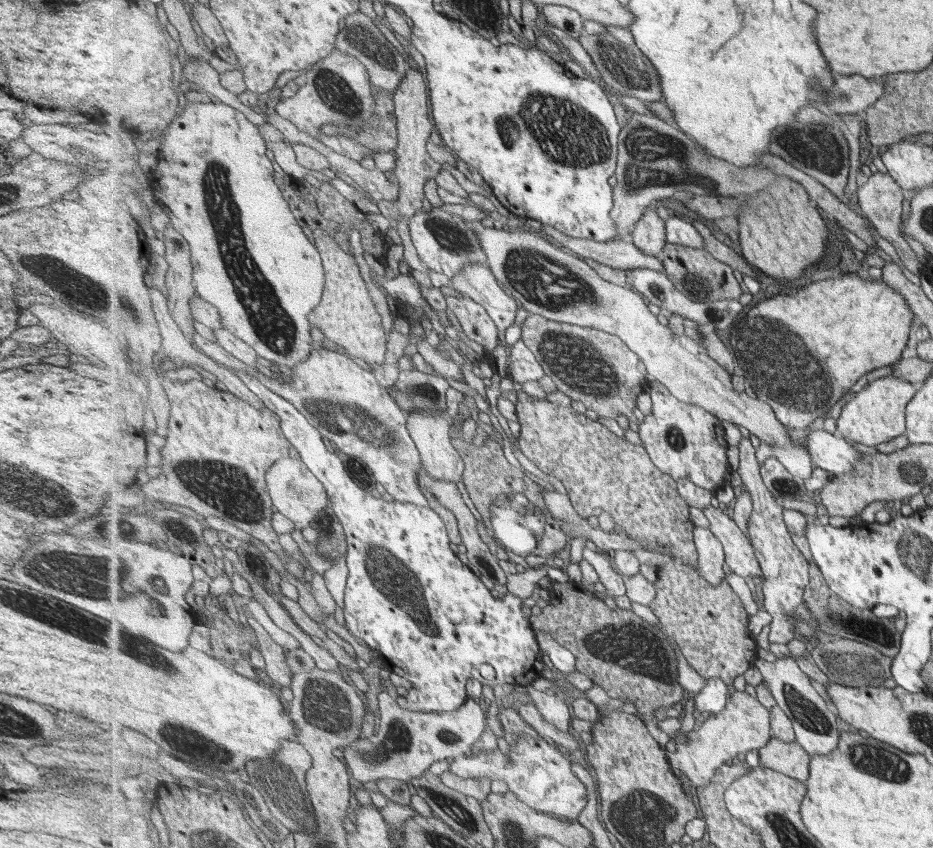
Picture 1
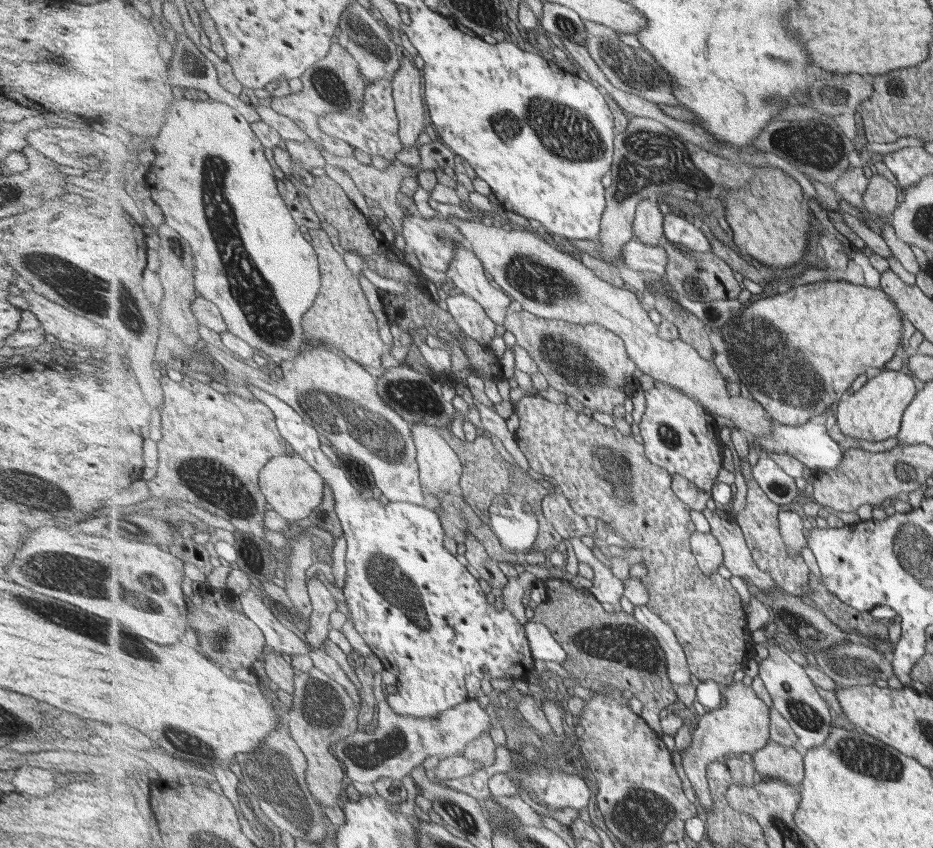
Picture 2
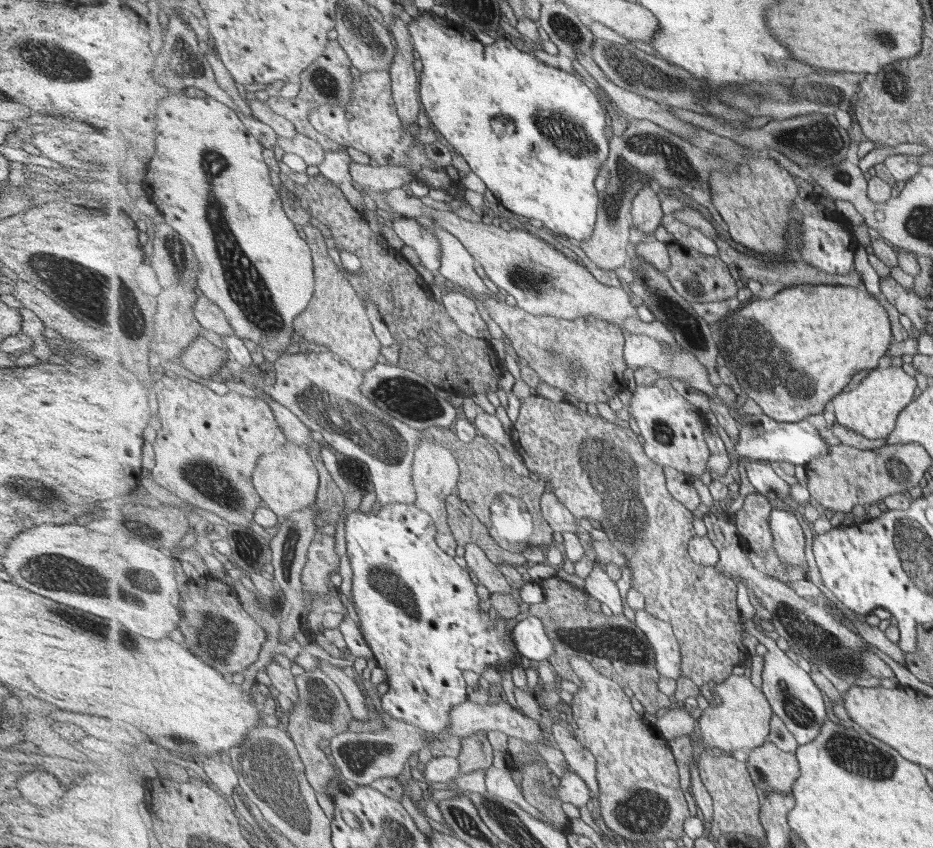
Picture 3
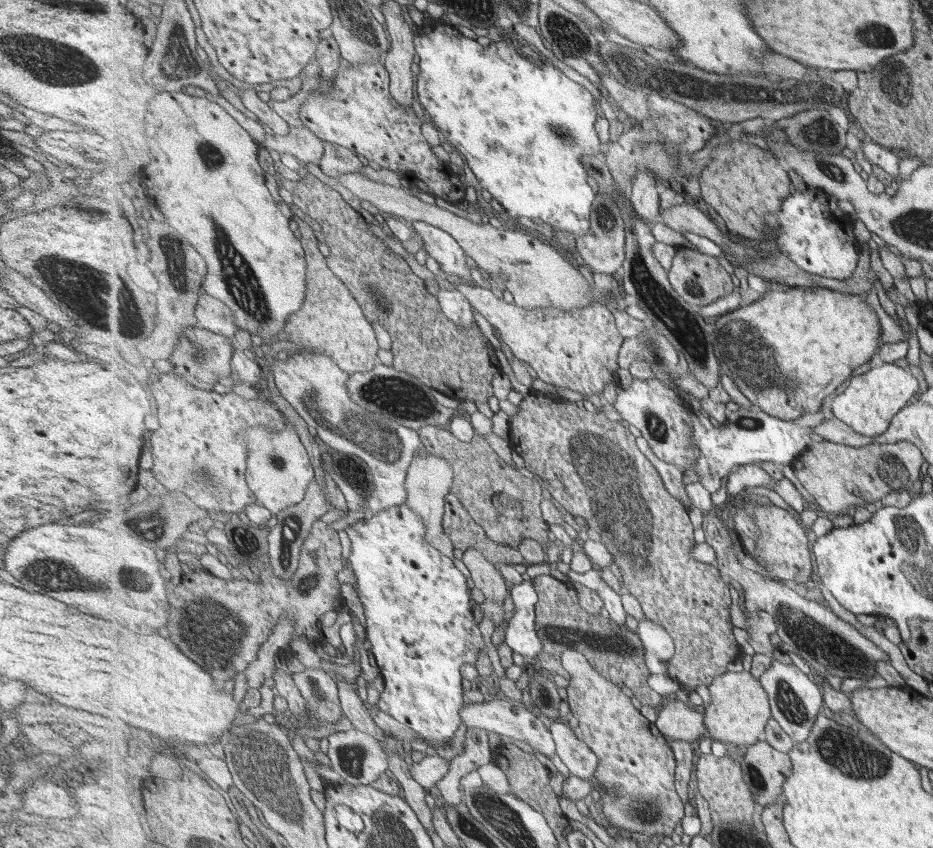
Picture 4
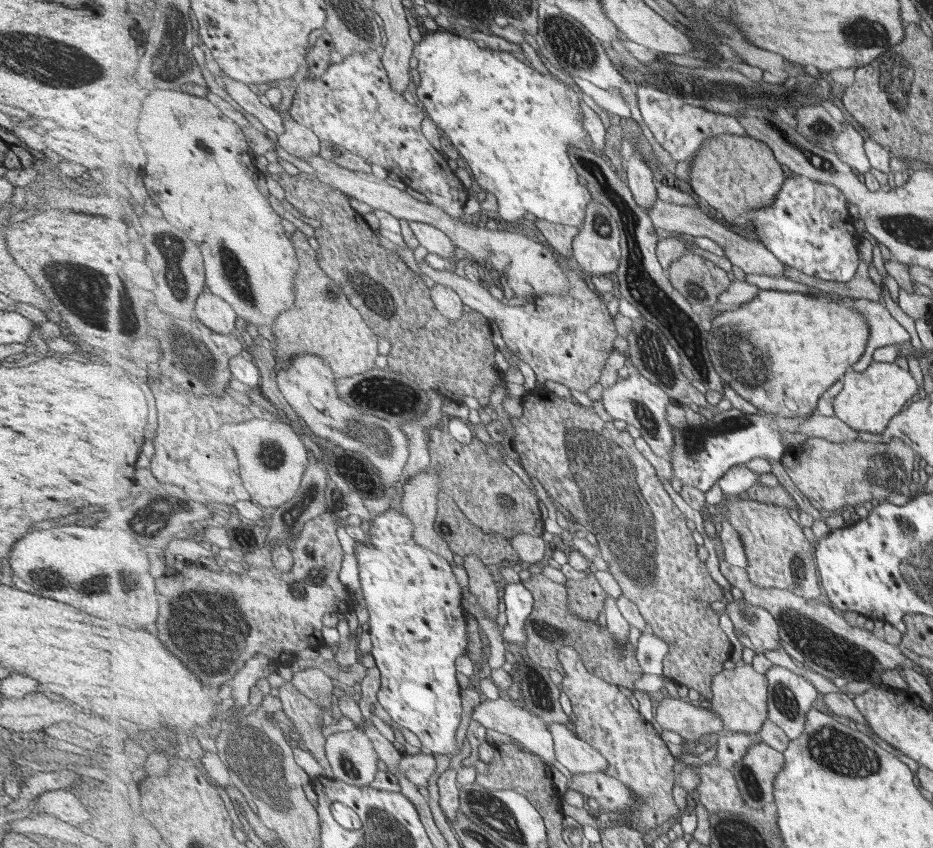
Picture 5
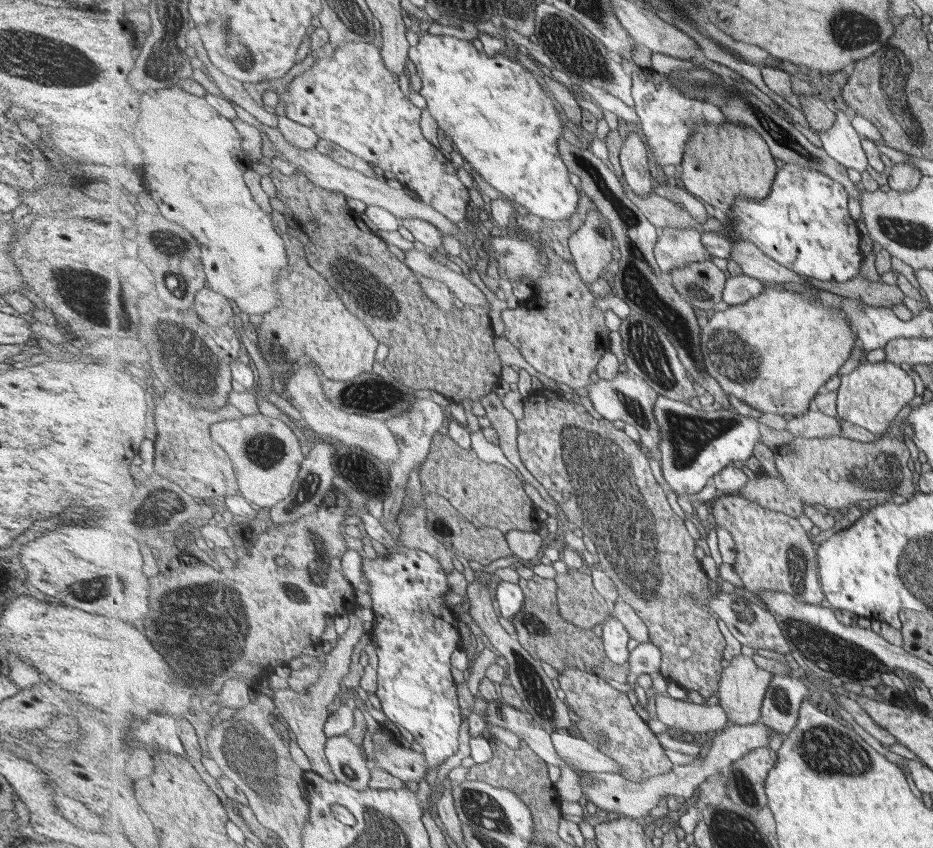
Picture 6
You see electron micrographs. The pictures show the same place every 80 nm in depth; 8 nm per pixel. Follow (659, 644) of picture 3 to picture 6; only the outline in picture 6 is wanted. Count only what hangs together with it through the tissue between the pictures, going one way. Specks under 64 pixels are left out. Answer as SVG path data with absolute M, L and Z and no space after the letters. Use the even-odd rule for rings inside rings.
M648 640L638 643L637 646L629 651L629 676L627 676L627 684L632 684L637 680L637 676L641 674L653 674L653 672L662 672L662 663L665 652L659 645Z

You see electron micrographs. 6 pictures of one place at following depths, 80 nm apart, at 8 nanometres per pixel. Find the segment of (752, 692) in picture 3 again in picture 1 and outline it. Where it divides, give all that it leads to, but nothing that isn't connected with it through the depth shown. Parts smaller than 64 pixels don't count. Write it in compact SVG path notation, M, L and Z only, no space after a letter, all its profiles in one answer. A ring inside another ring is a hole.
M733 690L725 709L719 714L709 716L699 729L689 731L686 736L676 739L673 757L675 765L689 778L693 790L696 791L711 781L720 766L733 759L740 759L755 748L759 750L767 746L772 737L769 709L747 692Z

